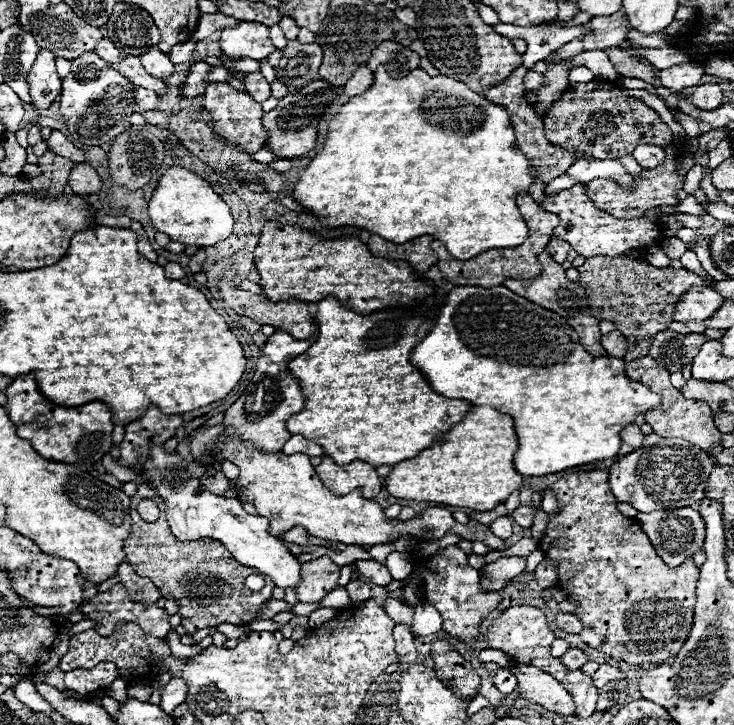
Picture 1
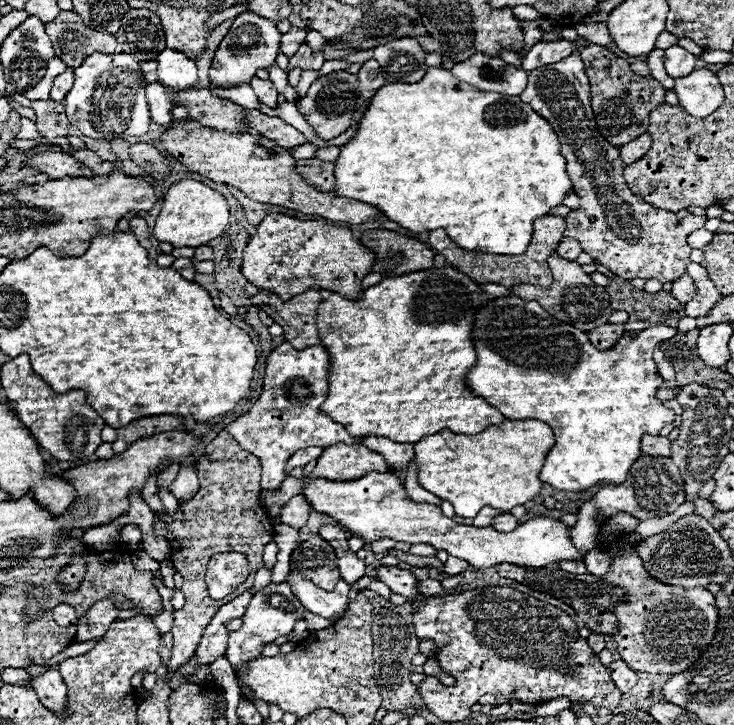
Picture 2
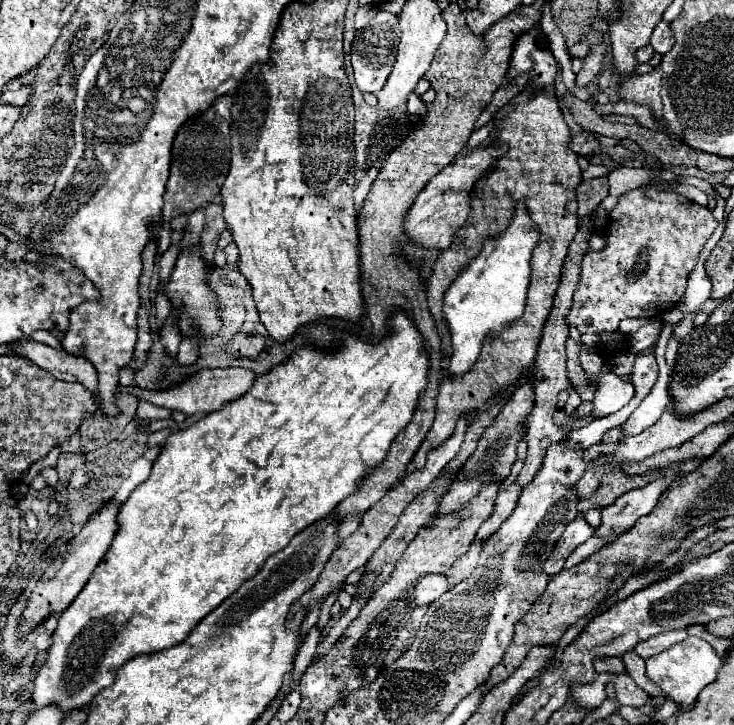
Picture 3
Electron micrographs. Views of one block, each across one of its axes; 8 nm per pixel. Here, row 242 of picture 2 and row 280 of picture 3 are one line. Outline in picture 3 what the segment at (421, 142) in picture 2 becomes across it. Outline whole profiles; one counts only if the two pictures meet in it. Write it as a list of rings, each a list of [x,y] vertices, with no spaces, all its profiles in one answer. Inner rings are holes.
[[[518,204],[518,208],[514,210],[514,220],[510,222],[508,230],[502,236],[486,240],[478,258],[472,260],[470,266],[466,270],[462,270],[458,274],[458,278],[454,280],[454,284],[446,290],[446,294],[444,294],[444,318],[446,318],[448,328],[452,332],[452,356],[442,358],[442,368],[446,368],[450,374],[468,372],[480,354],[484,338],[490,332],[502,330],[502,328],[510,326],[514,320],[522,318],[524,304],[526,304],[526,290],[528,290],[528,282],[530,282],[530,258],[532,258],[534,246],[538,244],[538,236],[540,234],[534,228],[532,220],[528,218],[526,208],[522,208],[522,204]]]

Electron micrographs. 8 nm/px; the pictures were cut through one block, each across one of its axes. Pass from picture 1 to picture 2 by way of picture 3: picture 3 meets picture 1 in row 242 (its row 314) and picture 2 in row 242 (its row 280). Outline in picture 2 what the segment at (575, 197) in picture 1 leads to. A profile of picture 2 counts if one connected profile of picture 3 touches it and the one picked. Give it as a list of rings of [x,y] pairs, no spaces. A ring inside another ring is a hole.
[[[572,52],[556,64],[528,72],[528,86],[520,98],[556,132],[574,192],[580,196],[580,208],[566,216],[564,236],[578,240],[594,262],[604,264],[626,280],[658,278],[660,282],[674,282],[686,274],[692,250],[686,238],[690,232],[702,228],[708,218],[688,214],[678,220],[674,212],[650,208],[650,204],[628,190],[622,178],[624,162],[618,148],[606,142],[596,128],[590,108],[590,84],[584,74],[580,52]]]

